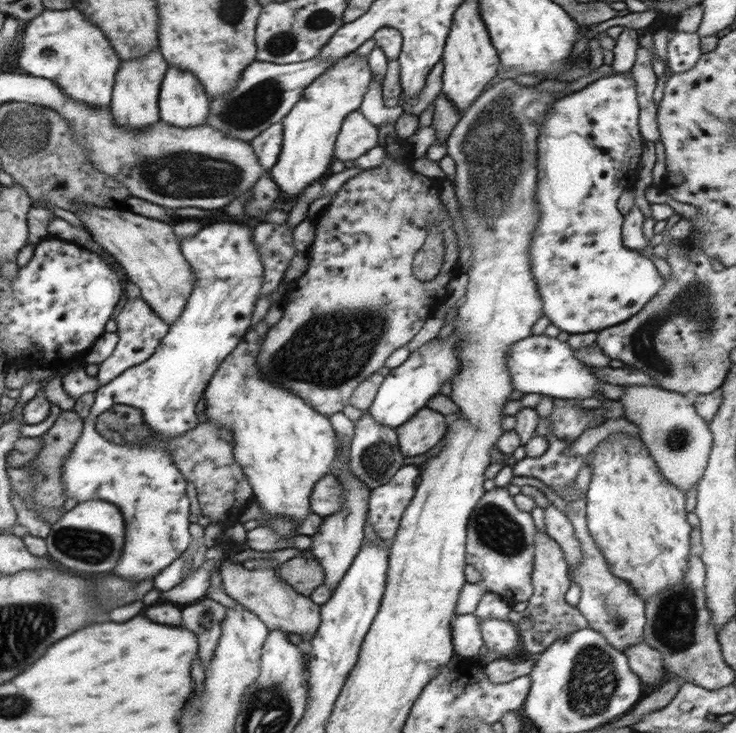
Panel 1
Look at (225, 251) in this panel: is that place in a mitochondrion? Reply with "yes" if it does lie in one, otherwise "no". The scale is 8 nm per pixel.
no

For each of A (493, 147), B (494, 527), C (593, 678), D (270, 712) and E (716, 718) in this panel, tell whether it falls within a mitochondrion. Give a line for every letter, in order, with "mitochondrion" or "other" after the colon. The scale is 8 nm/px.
A: mitochondrion
B: mitochondrion
C: mitochondrion
D: mitochondrion
E: other

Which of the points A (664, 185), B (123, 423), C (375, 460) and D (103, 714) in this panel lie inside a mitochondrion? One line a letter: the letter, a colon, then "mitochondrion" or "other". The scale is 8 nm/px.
A: other
B: mitochondrion
C: mitochondrion
D: other

